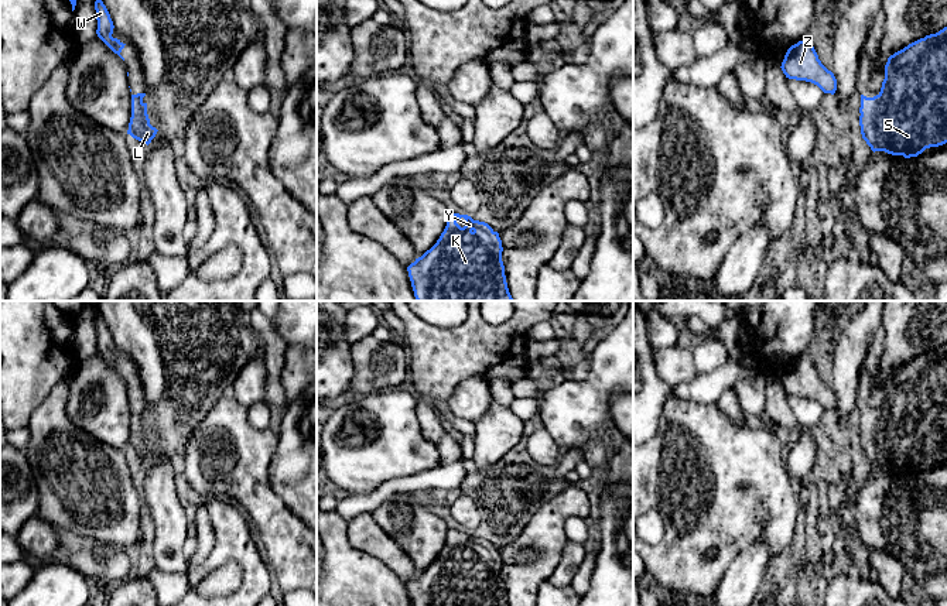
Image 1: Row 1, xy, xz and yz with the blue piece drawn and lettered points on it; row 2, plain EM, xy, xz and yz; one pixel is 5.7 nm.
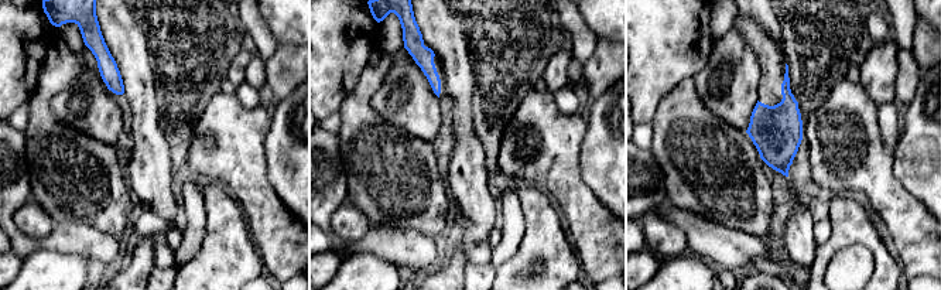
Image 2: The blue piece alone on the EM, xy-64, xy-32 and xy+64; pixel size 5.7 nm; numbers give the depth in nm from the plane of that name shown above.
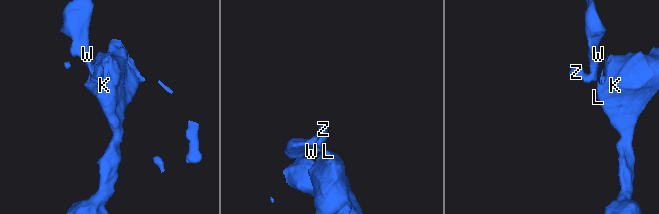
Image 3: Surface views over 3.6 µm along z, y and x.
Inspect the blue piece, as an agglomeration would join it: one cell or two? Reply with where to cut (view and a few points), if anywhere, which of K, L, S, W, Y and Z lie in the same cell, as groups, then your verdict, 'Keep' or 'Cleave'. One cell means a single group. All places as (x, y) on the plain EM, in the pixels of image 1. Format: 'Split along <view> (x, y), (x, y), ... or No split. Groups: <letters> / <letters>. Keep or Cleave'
No split. Groups: K L S W Y Z. Keep

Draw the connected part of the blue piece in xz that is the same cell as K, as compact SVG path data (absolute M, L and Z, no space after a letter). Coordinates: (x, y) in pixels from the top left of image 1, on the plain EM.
M448 528L437 559L407 583L413 606L509 606L502 557L488 540Z

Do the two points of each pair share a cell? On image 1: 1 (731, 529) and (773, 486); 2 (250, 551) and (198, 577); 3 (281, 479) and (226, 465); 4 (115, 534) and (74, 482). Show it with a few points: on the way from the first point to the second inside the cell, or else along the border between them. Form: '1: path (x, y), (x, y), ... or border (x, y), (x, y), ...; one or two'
1: path (737, 516), (761, 492); one
2: path (238, 551), (224, 551), (211, 564); one
3: border (276, 444), (269, 465), (269, 482), (286, 504); two
4: path (113, 521), (86, 495); one

